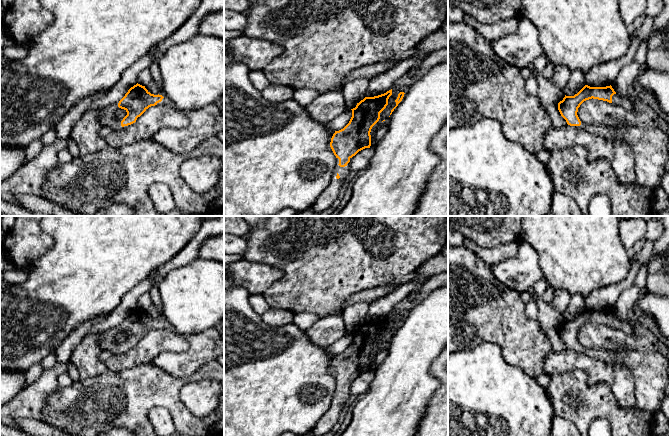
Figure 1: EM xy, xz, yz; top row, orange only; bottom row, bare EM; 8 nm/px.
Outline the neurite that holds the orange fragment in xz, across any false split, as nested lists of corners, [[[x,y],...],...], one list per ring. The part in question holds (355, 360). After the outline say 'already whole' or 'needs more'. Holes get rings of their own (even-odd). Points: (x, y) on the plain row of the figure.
[[[444,271],[439,274],[432,275],[426,282],[425,284],[421,287],[420,291],[413,297],[413,298],[405,298],[404,300],[397,302],[394,307],[393,311],[391,314],[387,315],[384,318],[374,320],[374,321],[365,321],[363,324],[361,324],[359,327],[357,327],[356,331],[351,333],[352,334],[352,341],[349,345],[349,347],[341,354],[335,355],[331,362],[330,366],[330,371],[336,380],[336,386],[335,386],[335,391],[333,394],[333,400],[331,403],[331,406],[329,410],[320,418],[320,420],[317,422],[315,427],[310,431],[313,435],[315,436],[322,436],[326,433],[328,433],[332,427],[337,423],[340,412],[342,408],[345,406],[347,401],[350,399],[351,394],[350,394],[350,386],[352,384],[352,381],[355,380],[359,375],[365,373],[365,372],[370,372],[371,370],[371,353],[372,351],[379,345],[380,343],[380,337],[386,332],[388,329],[388,323],[392,319],[393,314],[399,314],[400,317],[398,318],[397,323],[395,324],[396,330],[391,334],[390,339],[394,335],[394,333],[398,330],[398,328],[402,325],[404,318],[408,315],[409,311],[418,305],[427,295],[429,295],[433,290],[438,289],[441,286],[446,286],[448,285],[448,271]]]; needs more

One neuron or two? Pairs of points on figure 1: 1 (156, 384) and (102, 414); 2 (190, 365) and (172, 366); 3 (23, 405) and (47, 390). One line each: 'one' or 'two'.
1: one
2: one
3: one

